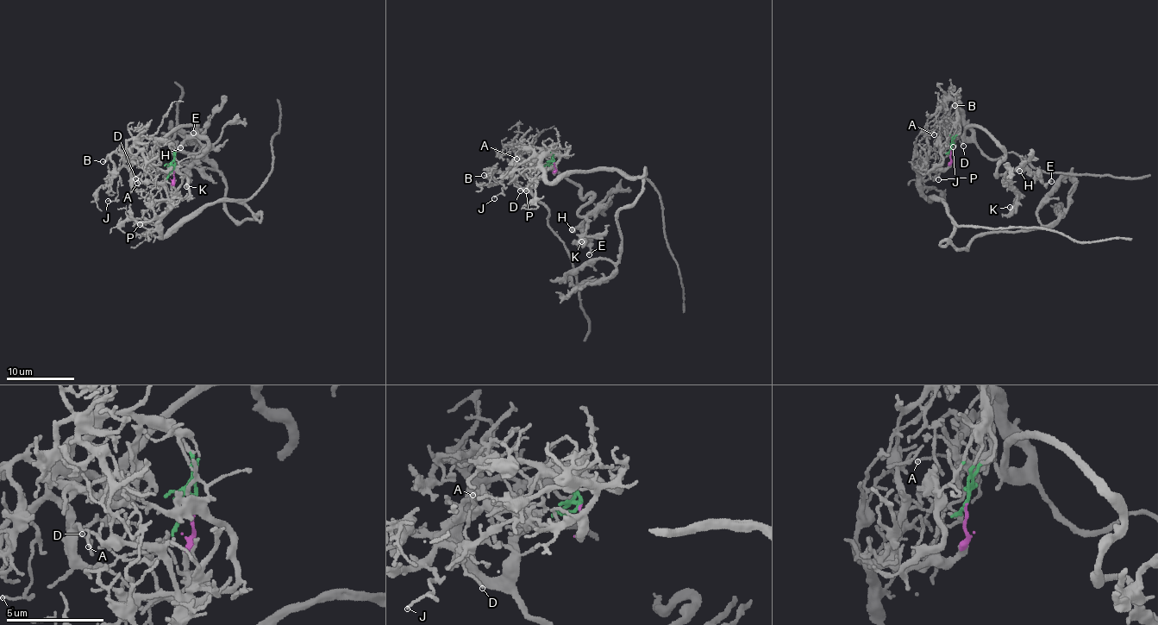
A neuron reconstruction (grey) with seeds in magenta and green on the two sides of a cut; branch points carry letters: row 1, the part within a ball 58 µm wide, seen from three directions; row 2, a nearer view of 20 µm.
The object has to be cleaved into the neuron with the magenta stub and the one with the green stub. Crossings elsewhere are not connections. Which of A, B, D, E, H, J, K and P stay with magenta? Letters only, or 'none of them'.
P

